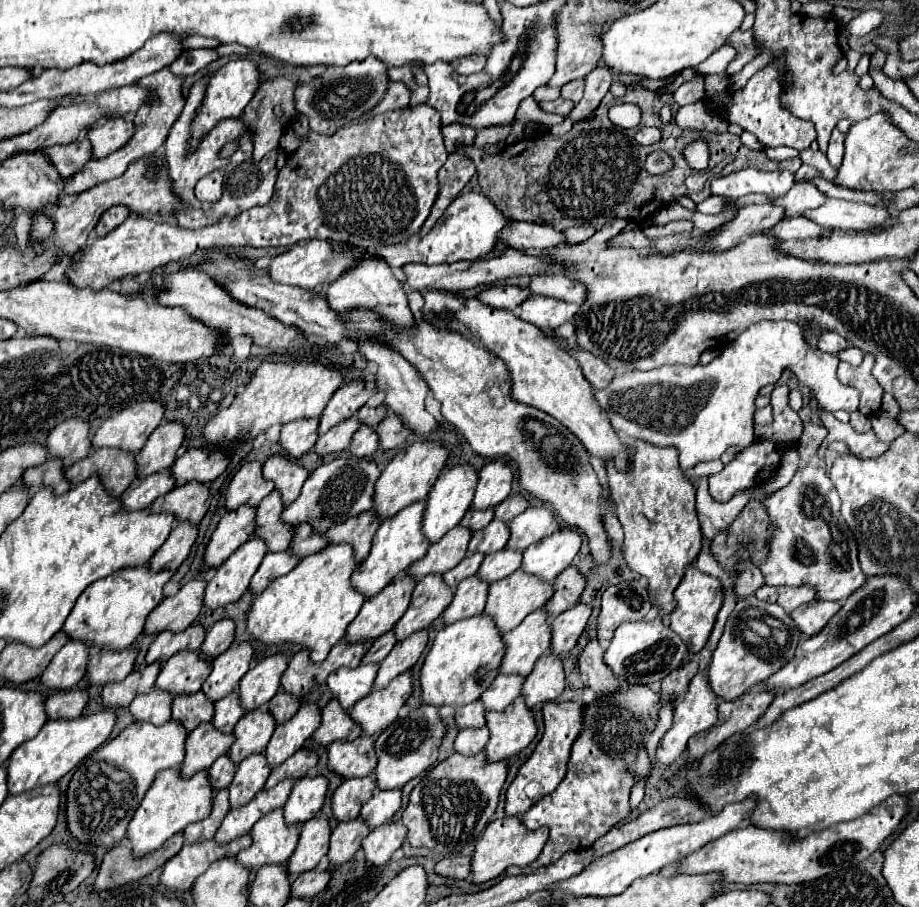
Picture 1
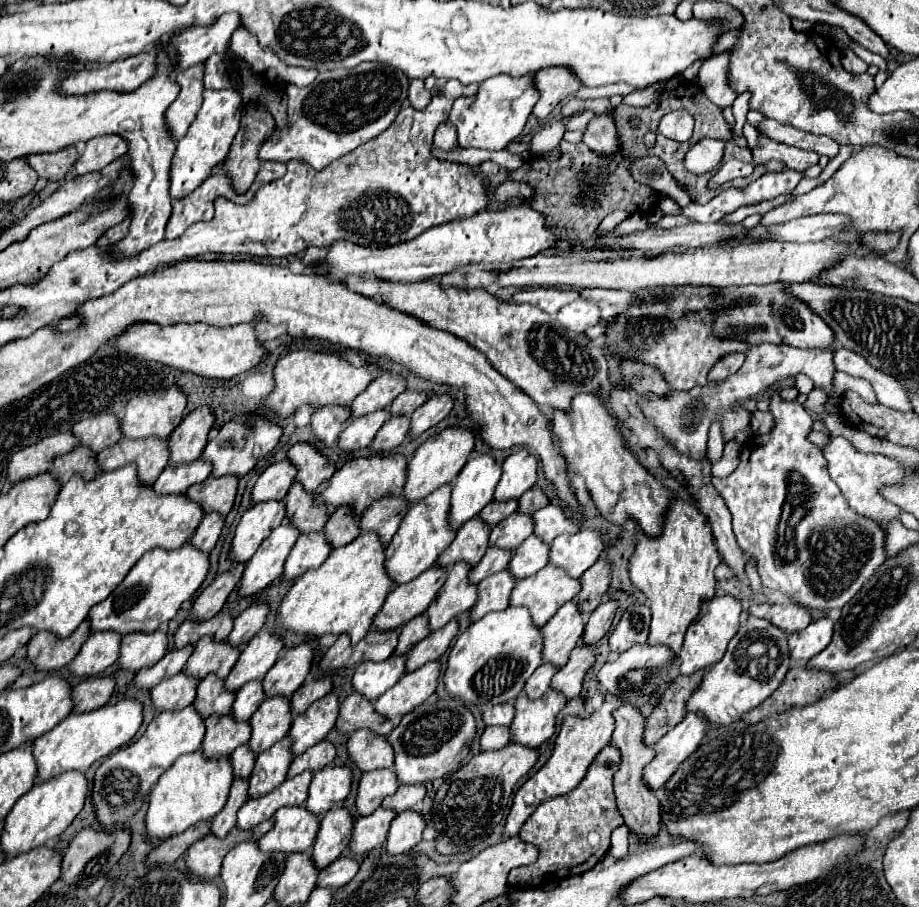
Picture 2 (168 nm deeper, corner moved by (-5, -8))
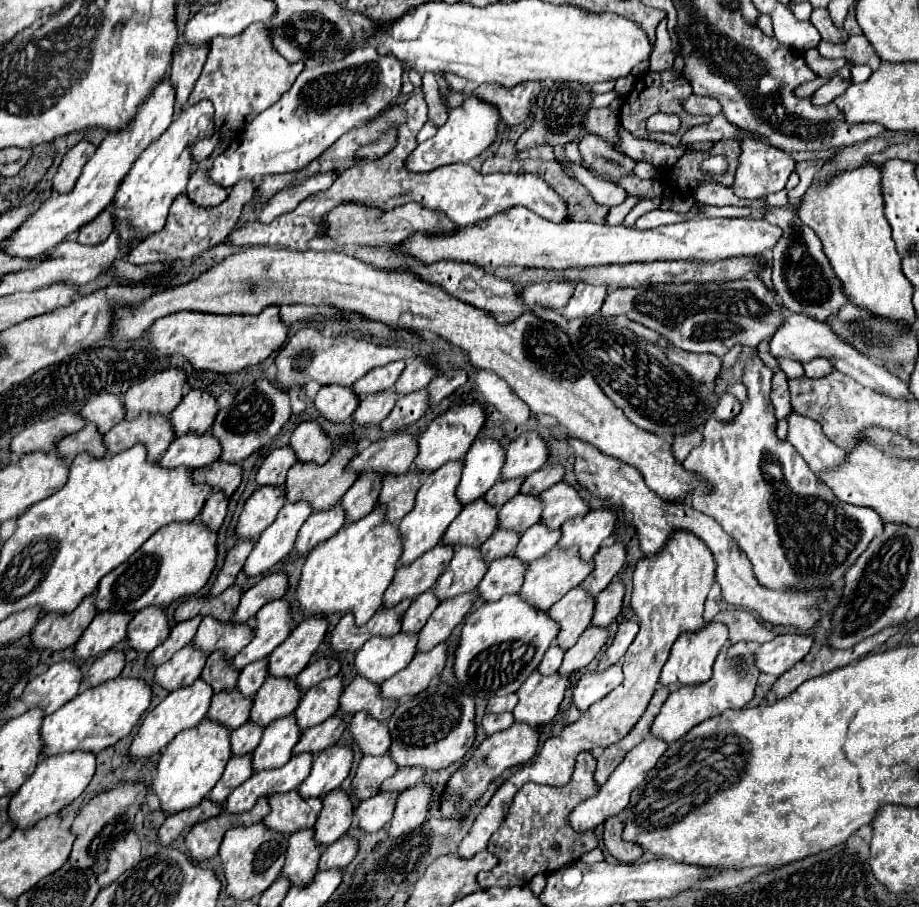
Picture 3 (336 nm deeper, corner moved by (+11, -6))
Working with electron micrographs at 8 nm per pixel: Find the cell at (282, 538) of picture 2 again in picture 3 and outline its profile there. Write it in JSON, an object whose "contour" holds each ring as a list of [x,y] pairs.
{"contour":[[[304,502],[284,504],[276,520],[260,534],[242,572],[246,576],[260,576],[268,572],[274,564],[278,564],[284,556],[288,556],[294,548],[294,540],[296,540],[296,532],[300,530],[300,524],[304,524],[304,520],[310,514],[312,508],[308,508],[308,504]]]}

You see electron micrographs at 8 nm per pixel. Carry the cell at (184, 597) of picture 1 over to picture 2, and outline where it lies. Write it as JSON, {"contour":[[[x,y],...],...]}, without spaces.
{"contour":[[[238,564],[234,572],[222,572],[192,604],[190,608],[190,618],[192,620],[210,620],[212,616],[216,616],[224,602],[228,600],[230,592],[238,586],[242,572],[244,572],[246,564]]]}

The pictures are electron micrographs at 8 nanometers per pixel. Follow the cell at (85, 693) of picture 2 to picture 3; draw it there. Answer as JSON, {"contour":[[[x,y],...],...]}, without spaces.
{"contour":[[[110,650],[104,656],[96,658],[96,662],[84,672],[82,688],[92,688],[92,686],[104,684],[112,678],[118,678],[122,668],[124,668],[124,652]]]}

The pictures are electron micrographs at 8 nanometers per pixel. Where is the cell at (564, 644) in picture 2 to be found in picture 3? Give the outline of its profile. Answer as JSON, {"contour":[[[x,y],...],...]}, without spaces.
{"contour":[[[580,586],[572,588],[566,596],[562,596],[562,600],[558,600],[548,610],[548,616],[552,616],[552,620],[560,626],[554,644],[560,644],[562,650],[568,650],[572,644],[576,644],[578,636],[588,628],[592,612],[594,598],[588,598]]]}

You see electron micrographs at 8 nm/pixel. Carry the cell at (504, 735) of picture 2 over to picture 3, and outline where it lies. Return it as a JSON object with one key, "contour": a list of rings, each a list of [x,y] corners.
{"contour":[[[504,712],[504,714],[486,714],[486,716],[482,718],[482,728],[484,728],[486,736],[496,734],[496,732],[502,732],[502,730],[510,728],[512,724],[514,724],[512,712]]]}

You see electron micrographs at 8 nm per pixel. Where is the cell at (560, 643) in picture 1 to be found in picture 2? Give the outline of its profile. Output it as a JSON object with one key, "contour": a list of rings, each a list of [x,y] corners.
{"contour":[[[606,600],[606,602],[602,602],[602,604],[590,614],[590,618],[588,618],[588,622],[586,622],[586,632],[584,632],[584,636],[582,636],[582,642],[584,642],[584,644],[588,642],[590,646],[596,644],[596,642],[600,642],[600,638],[604,638],[604,636],[608,634],[616,610],[618,610],[616,600]]]}

